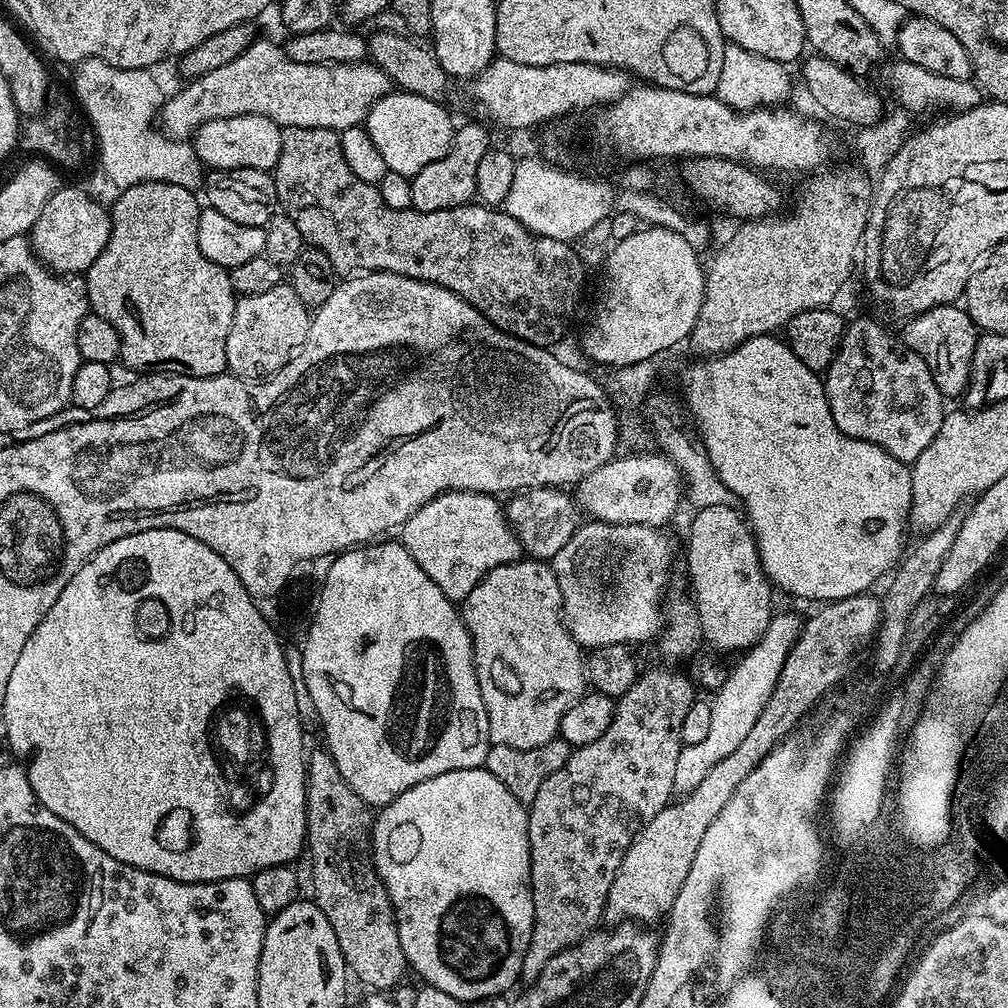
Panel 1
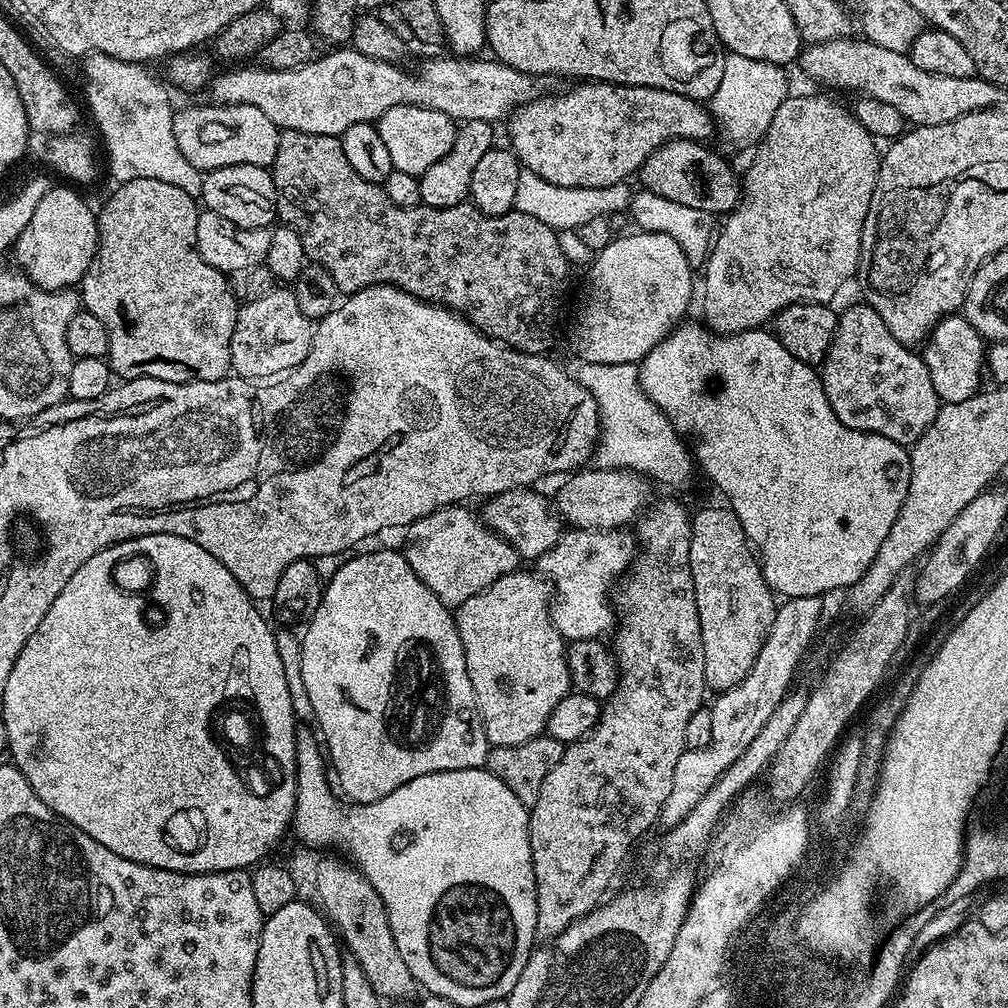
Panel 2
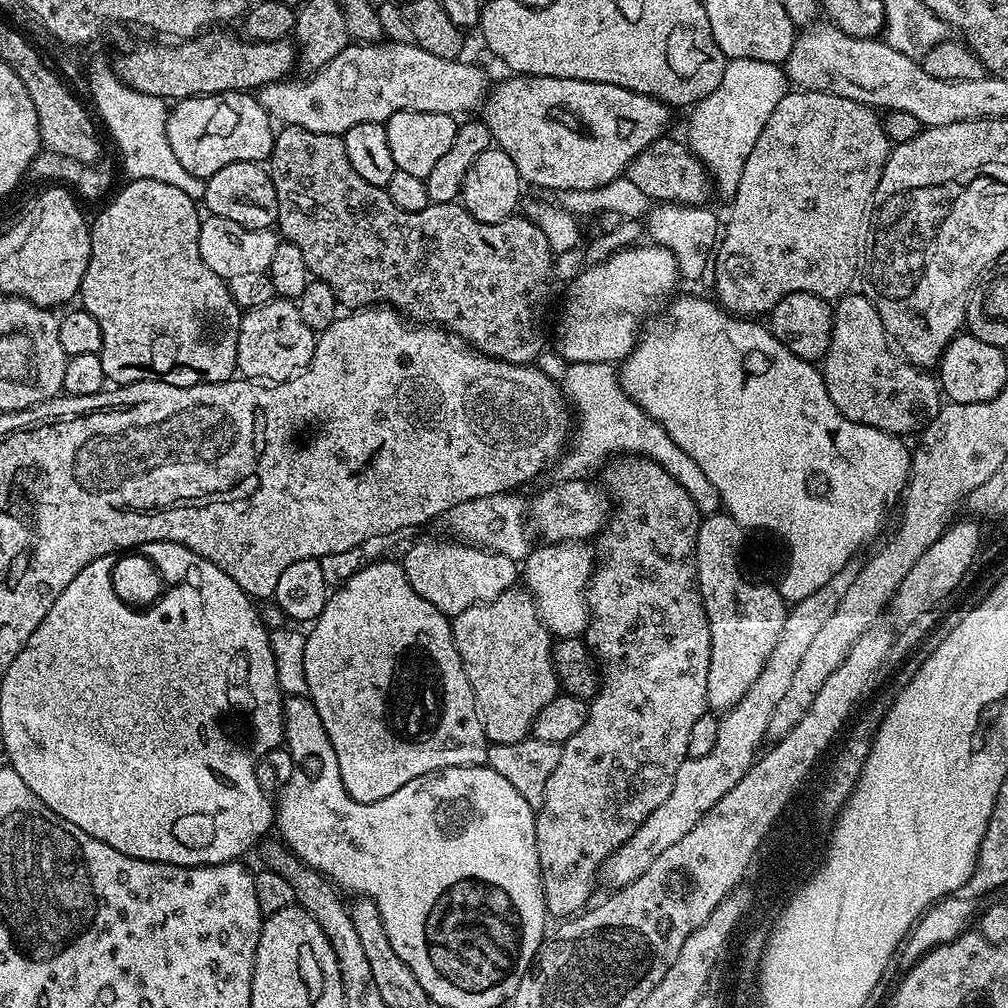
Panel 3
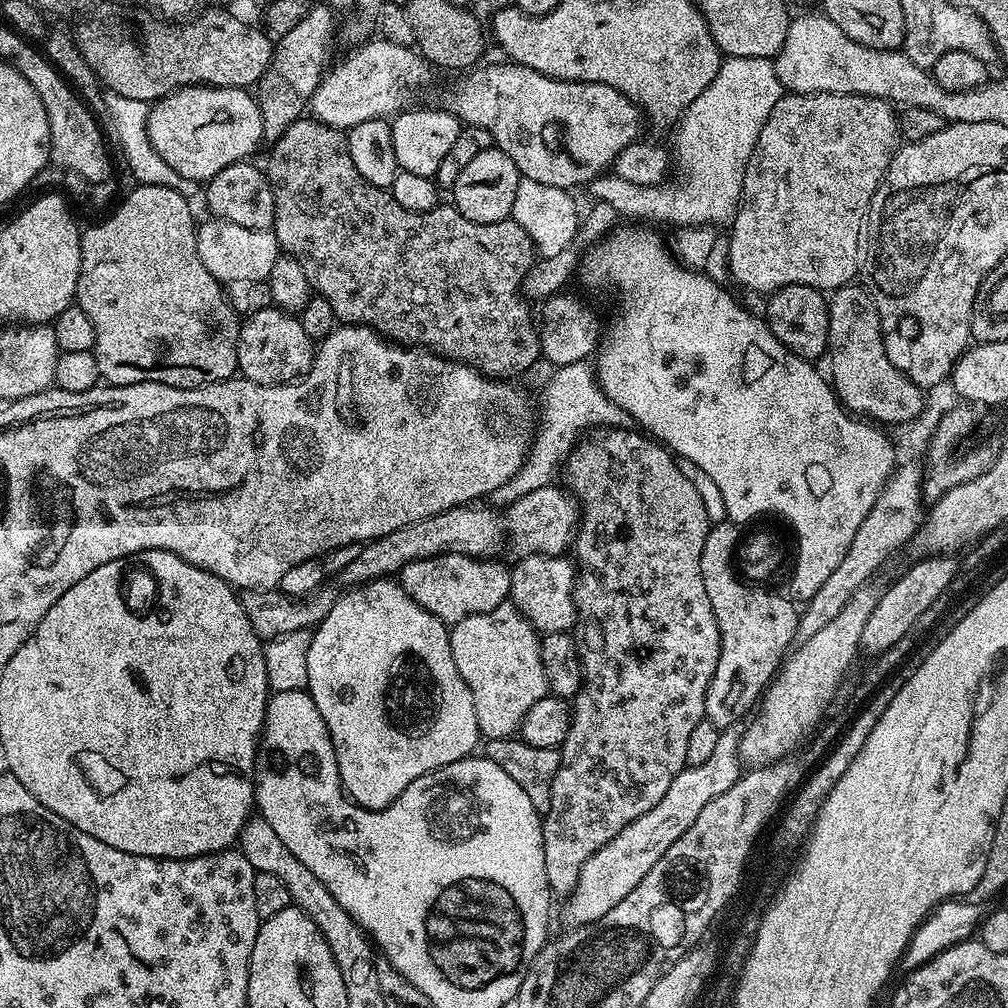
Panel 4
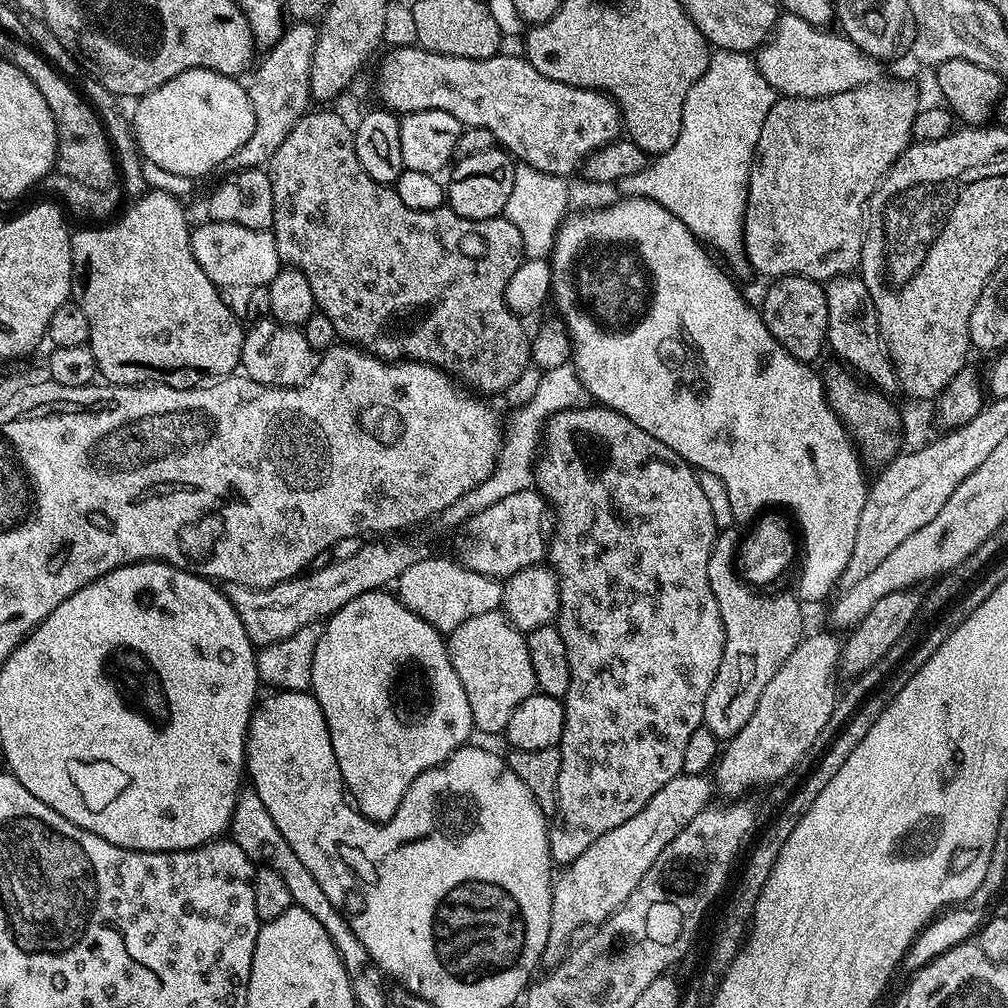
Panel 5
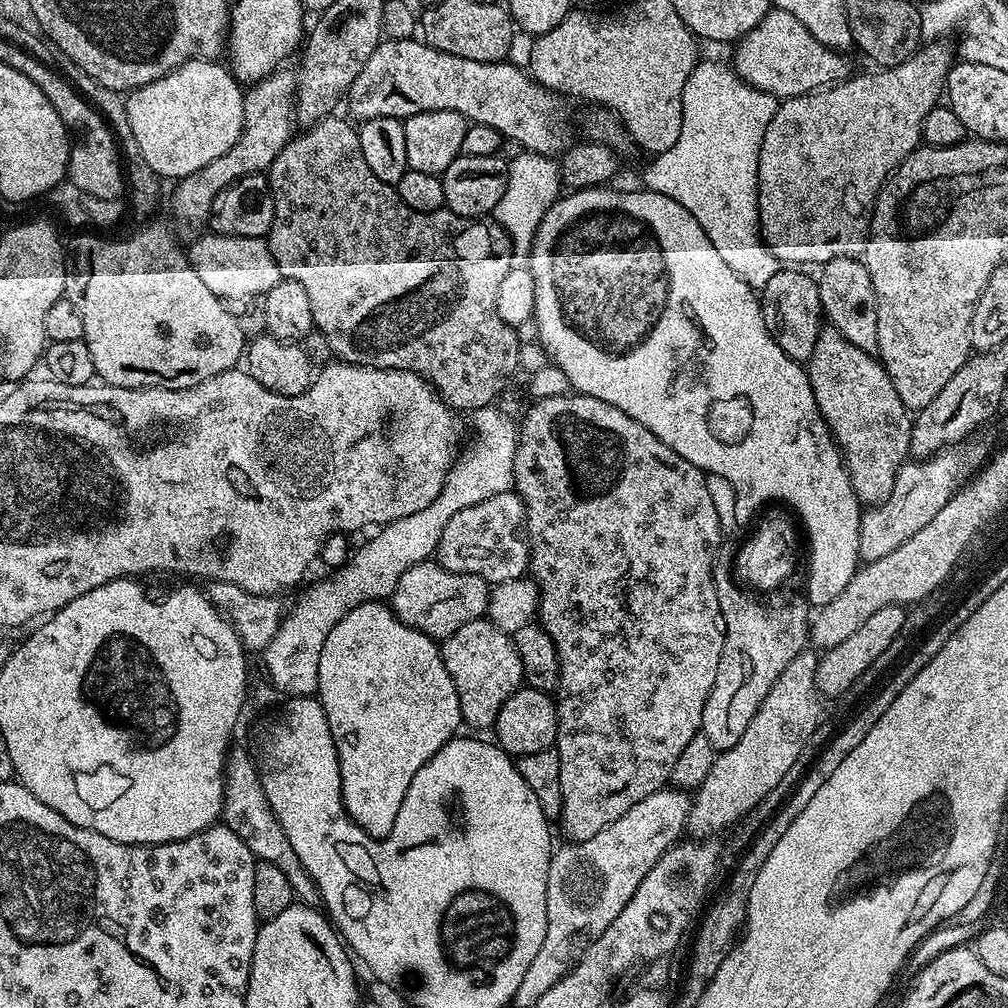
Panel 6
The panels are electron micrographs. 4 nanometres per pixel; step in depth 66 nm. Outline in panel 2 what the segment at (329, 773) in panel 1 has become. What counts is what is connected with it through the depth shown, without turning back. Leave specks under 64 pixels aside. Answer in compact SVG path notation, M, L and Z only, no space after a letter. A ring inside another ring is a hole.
M336 854L321 856L324 857L316 864L316 894L320 898L319 907L323 915L338 929L339 939L343 941L346 948L348 943L347 951L355 956L362 970L366 970L366 978L370 978L370 986L374 986L374 990L381 998L387 998L389 1001L415 1001L418 985L414 974L410 974L410 966L406 966L402 954L398 954L398 942L394 942L394 930L390 930L390 918L386 914L386 906L378 890L374 890L374 886L370 886L370 882L362 875L359 868L353 866L347 859Z

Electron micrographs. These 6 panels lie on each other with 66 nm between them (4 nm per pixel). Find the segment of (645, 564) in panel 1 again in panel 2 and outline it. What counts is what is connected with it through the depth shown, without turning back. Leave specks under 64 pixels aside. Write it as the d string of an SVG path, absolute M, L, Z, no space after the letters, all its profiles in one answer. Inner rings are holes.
M568 530L561 535L559 542L540 556L539 571L546 577L554 593L550 604L552 624L565 641L595 640L603 637L603 632L613 631L614 604L610 593L617 581L632 567L632 561L638 555L635 535L628 533L627 536L626 533L624 530Z

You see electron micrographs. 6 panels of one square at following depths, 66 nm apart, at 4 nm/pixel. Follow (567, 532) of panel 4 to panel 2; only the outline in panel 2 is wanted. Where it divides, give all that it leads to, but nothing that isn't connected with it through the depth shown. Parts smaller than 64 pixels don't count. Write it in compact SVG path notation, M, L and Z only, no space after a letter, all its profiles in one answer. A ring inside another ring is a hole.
M588 466L571 473L565 480L568 481L560 488L558 512L567 523L568 520L572 523L569 525L573 529L585 528L595 532L623 529L628 526L624 524L631 525L654 500L649 477L642 472L633 472L630 468Z

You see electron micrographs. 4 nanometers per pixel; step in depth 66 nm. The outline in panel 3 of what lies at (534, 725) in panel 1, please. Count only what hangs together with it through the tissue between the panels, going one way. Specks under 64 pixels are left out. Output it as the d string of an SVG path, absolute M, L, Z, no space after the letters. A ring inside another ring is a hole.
M510 587L498 598L462 610L451 622L486 738L494 744L529 739L538 710L558 694L552 661L554 640L540 621L531 594L523 587Z

